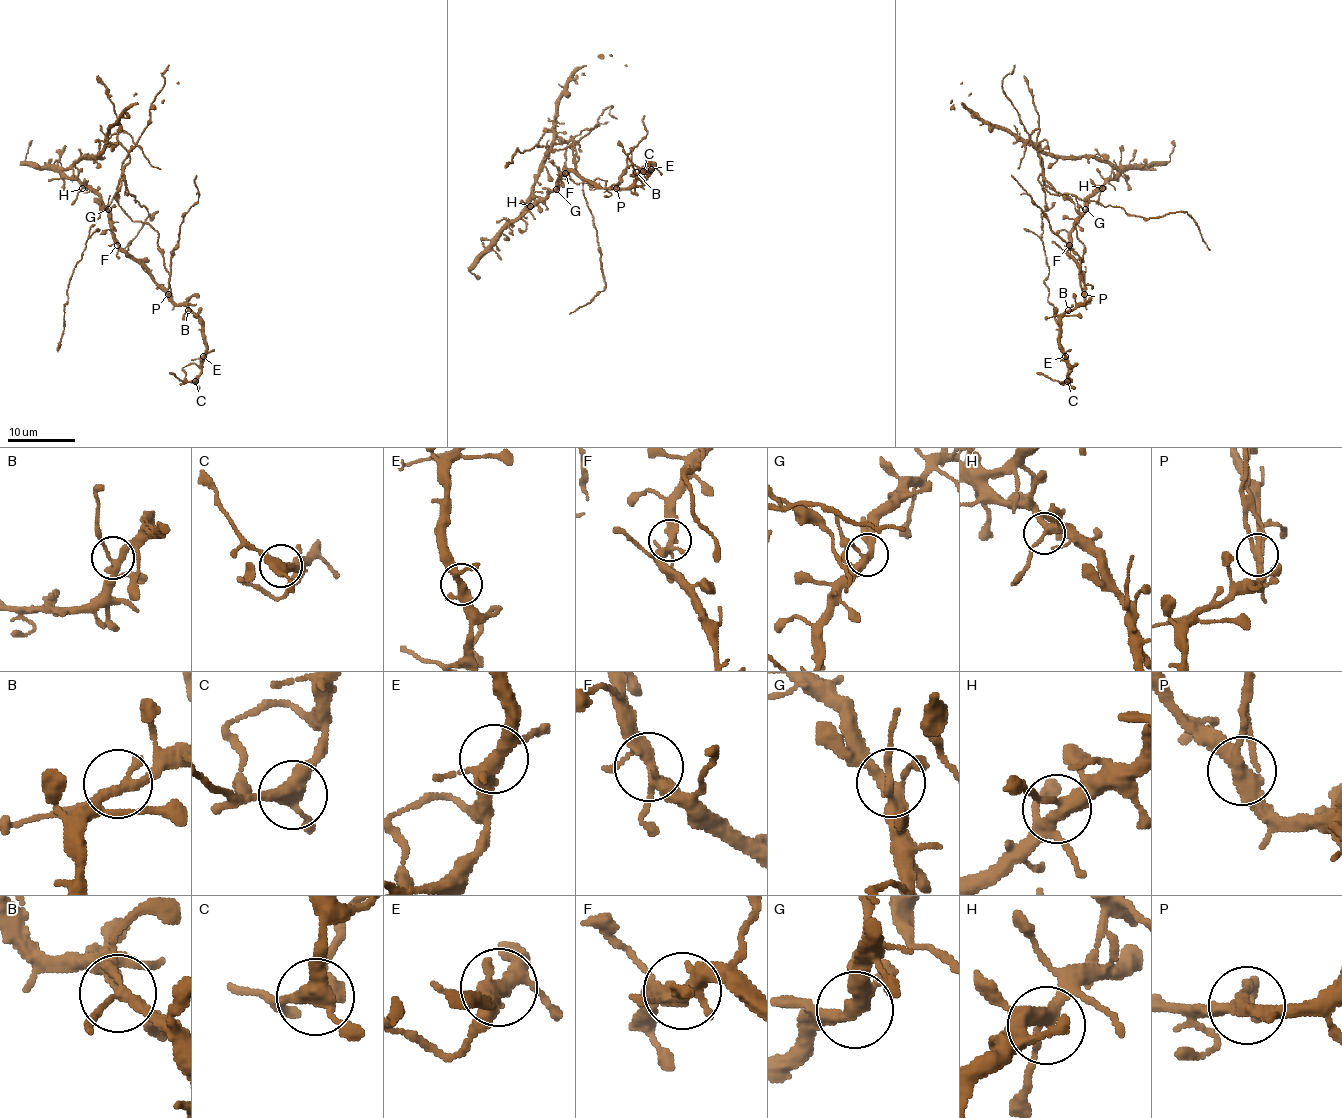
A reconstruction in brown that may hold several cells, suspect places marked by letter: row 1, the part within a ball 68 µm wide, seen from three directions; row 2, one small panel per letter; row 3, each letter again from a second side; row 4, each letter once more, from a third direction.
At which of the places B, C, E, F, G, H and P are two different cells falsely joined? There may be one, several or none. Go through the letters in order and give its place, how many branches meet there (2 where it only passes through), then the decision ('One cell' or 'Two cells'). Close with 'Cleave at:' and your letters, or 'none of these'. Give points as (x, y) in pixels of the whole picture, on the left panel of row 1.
B: Place: (188, 310). Branches: 3. One cell
C: Place: (195, 381). Branches: 4. One cell
E: Place: (203, 356). Branches: 4. One cell
F: Place: (117, 245). Branches: 4. One cell
G: Place: (108, 209). Branches: 4. One cell
H: Place: (82, 188). Branches: 4. One cell
P: Place: (168, 294). Branches: 4. Two cells
Cleave at: P

